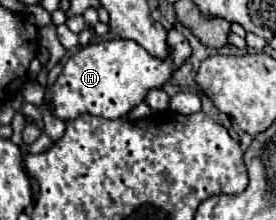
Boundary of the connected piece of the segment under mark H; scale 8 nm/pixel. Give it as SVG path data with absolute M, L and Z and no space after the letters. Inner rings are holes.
M168 31L168 41L174 51L168 59L150 57L138 43L128 39L112 39L106 43L82 47L64 63L60 77L48 93L54 103L54 113L58 113L58 117L62 117L64 121L86 111L106 119L124 117L144 101L150 89L161 88L169 82L174 69L190 57L192 49L182 31Z

